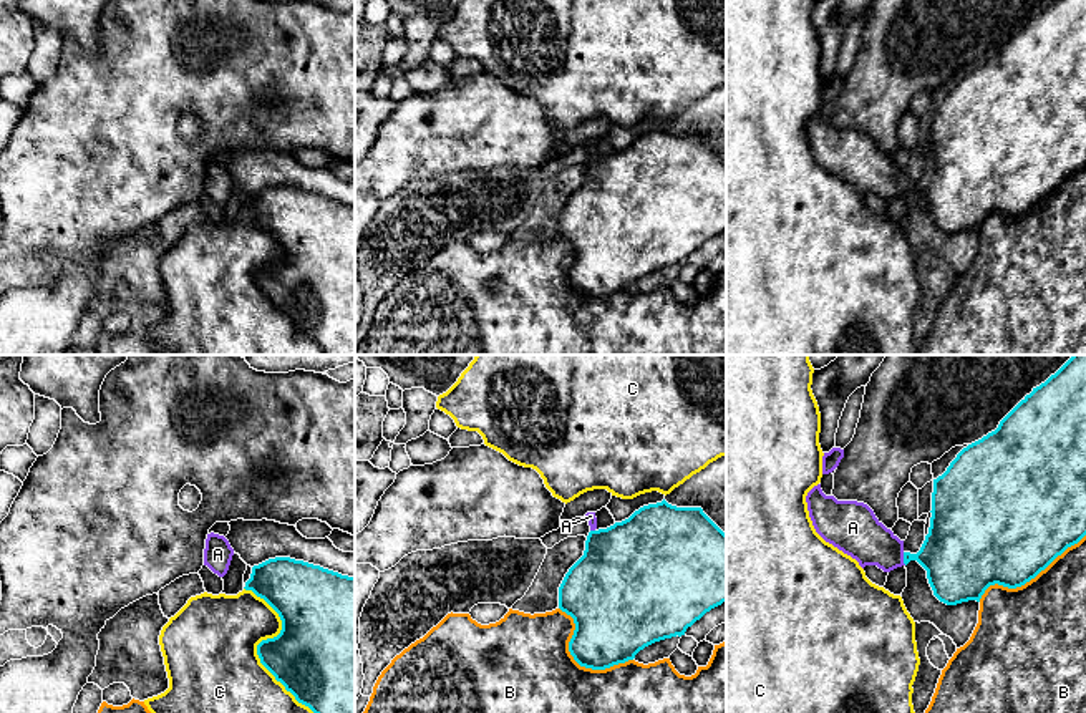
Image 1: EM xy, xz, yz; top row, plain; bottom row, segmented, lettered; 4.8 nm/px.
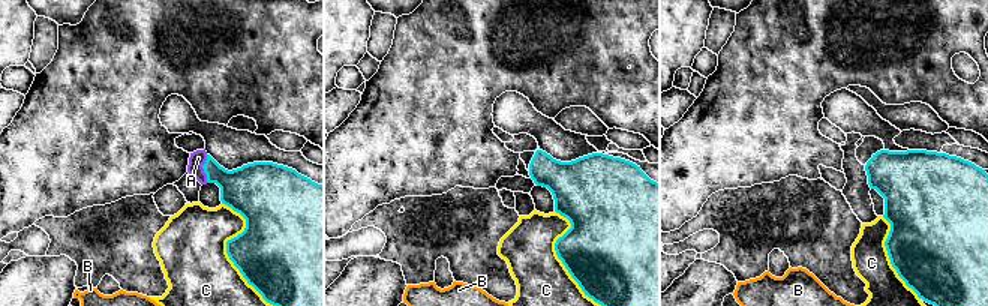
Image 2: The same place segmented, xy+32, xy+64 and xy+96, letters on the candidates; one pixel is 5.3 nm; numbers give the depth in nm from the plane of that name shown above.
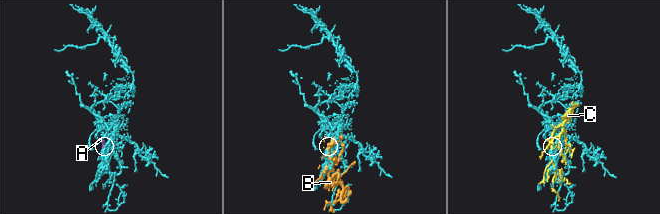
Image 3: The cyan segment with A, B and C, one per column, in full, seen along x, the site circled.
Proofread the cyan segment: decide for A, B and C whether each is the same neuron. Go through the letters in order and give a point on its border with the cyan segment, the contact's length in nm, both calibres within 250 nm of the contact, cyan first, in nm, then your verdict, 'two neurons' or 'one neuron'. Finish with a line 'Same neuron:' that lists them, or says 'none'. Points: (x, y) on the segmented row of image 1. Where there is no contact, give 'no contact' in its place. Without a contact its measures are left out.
A: yz (904, 559) | 70 nm | 320/220 nm | one neuron
B: xz (577, 662) | 440 nm | 360/440 nm | two neurons
C: xy (257, 645) | 700 nm | 360/460 nm | two neurons
Same neuron: A

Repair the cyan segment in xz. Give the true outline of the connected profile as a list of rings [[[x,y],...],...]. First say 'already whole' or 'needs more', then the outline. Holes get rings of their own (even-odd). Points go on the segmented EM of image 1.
needs more; [[[663,499],[640,507],[607,529],[597,527],[595,512],[585,516],[590,532],[584,555],[569,569],[559,587],[559,609],[575,623],[569,652],[580,667],[605,670],[633,660],[655,642],[685,635],[706,612],[726,602],[726,534],[701,507],[676,507]]]

